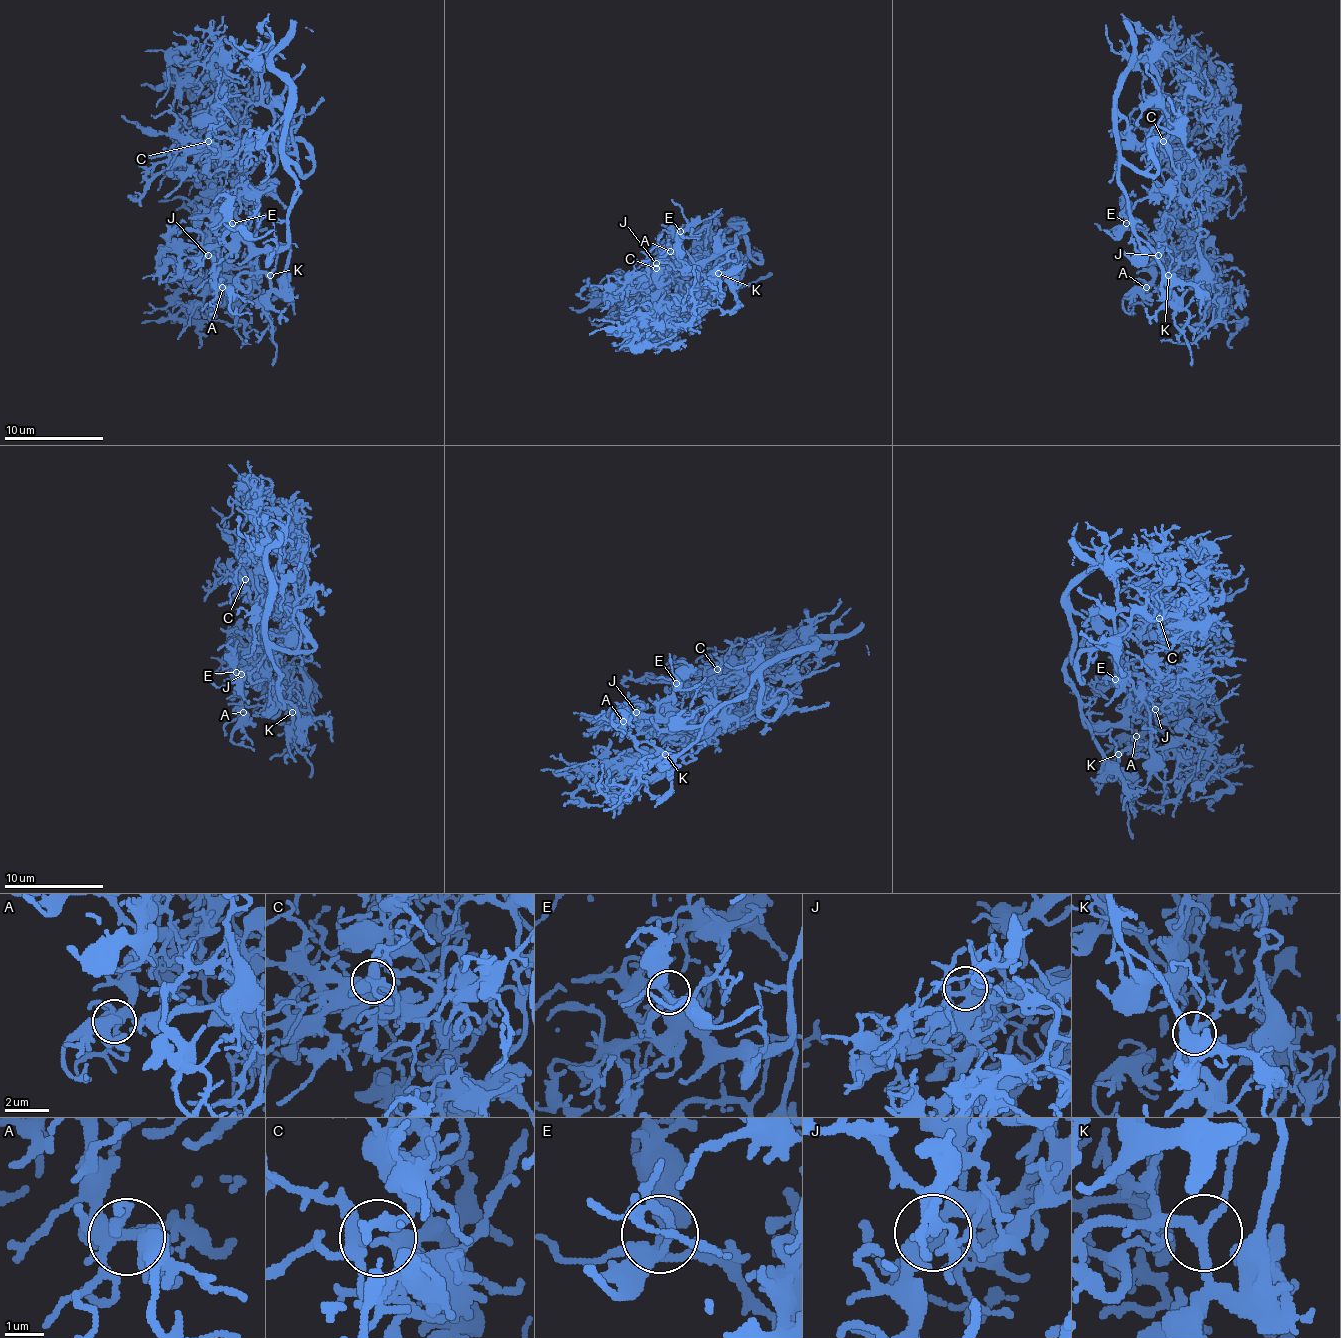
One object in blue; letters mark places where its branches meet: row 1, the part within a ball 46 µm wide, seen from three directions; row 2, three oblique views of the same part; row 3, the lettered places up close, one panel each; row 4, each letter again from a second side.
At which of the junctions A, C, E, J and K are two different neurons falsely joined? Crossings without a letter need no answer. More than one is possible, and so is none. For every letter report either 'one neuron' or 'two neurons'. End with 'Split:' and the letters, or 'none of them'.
A: one neuron
C: one neuron
E: one neuron
J: one neuron
K: one neuron
Split: none of them

